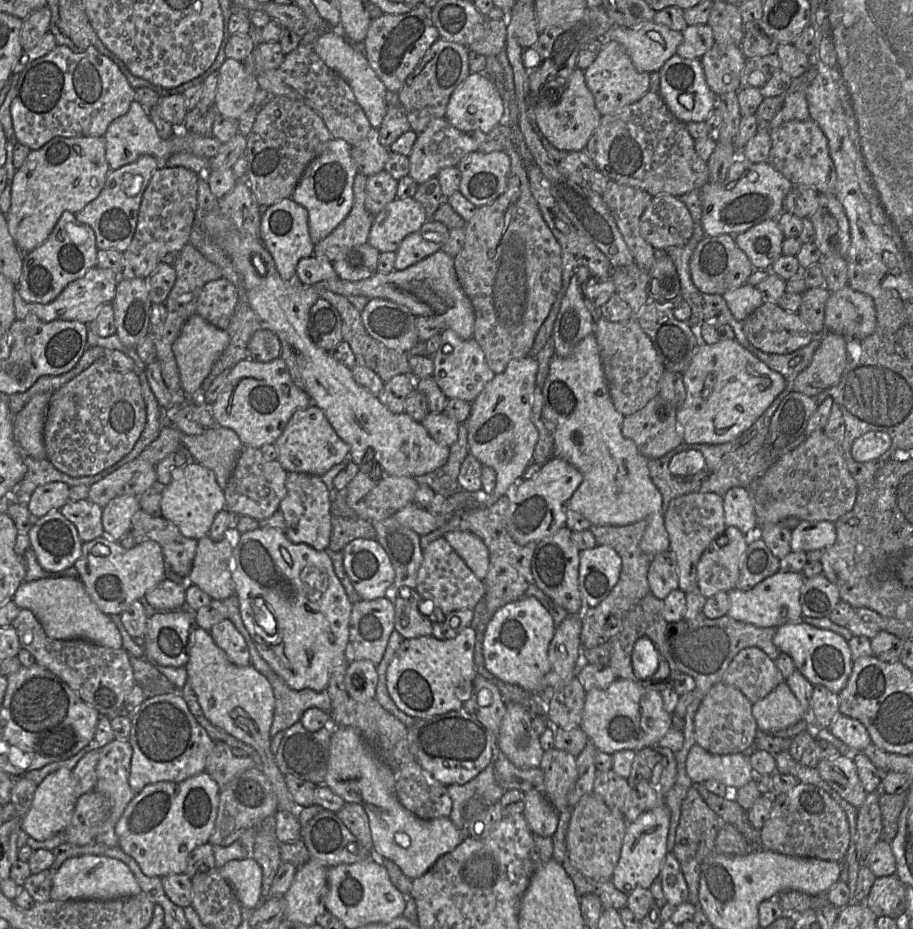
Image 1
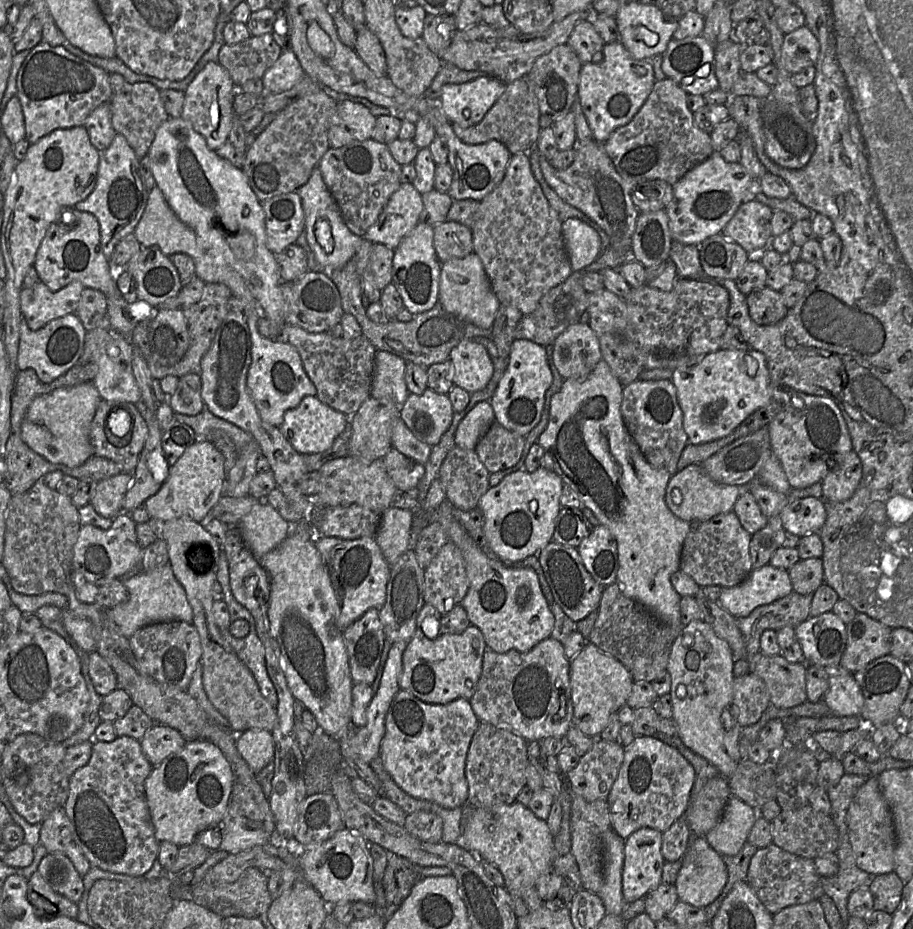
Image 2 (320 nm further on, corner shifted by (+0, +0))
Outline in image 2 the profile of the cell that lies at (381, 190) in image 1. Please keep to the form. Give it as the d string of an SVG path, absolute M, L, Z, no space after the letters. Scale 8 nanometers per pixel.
M372 138L340 148L329 148L317 167L338 205L345 225L353 234L361 237L375 223L390 196L401 185L402 166L393 159L388 145Z

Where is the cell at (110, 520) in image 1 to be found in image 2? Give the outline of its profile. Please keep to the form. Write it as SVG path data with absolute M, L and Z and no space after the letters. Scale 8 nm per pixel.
M120 473L97 481L90 499L94 510L109 519L114 519L123 512L124 497L132 479L132 473Z

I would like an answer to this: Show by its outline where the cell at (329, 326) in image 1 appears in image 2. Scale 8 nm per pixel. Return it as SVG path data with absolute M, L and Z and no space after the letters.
M306 272L294 281L280 284L284 301L284 321L286 325L299 327L310 333L327 332L340 324L343 313L339 292L331 279L322 272Z

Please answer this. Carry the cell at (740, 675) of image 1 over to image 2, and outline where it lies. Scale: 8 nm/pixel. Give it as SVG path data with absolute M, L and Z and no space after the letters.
M759 653L749 662L749 673L759 676L765 683L770 704L777 708L791 708L807 701L806 663L788 662L782 655L768 656Z

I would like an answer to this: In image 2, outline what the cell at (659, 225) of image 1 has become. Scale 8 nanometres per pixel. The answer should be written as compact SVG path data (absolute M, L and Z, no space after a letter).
M660 179L633 188L633 202L640 213L666 210L673 199L674 185Z

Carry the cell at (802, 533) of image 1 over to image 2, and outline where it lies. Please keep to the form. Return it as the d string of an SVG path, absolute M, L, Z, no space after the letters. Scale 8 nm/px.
M815 497L789 500L779 516L785 532L799 537L818 533L826 521L826 502Z

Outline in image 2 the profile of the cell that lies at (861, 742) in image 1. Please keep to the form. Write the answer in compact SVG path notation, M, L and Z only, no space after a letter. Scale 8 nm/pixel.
M832 671L829 675L829 688L824 702L831 714L836 716L861 716L864 705L862 691L853 677L853 673Z

